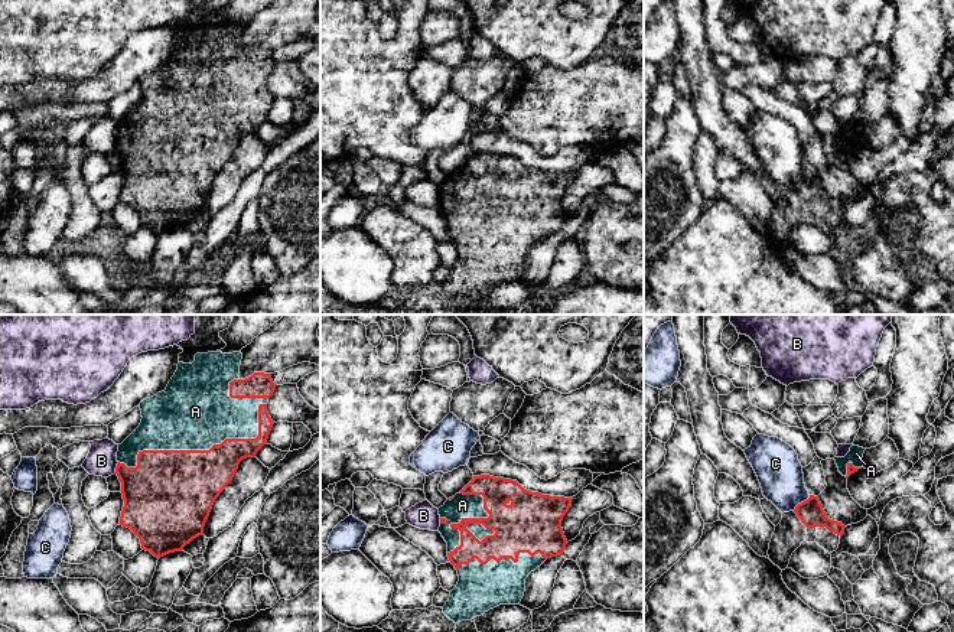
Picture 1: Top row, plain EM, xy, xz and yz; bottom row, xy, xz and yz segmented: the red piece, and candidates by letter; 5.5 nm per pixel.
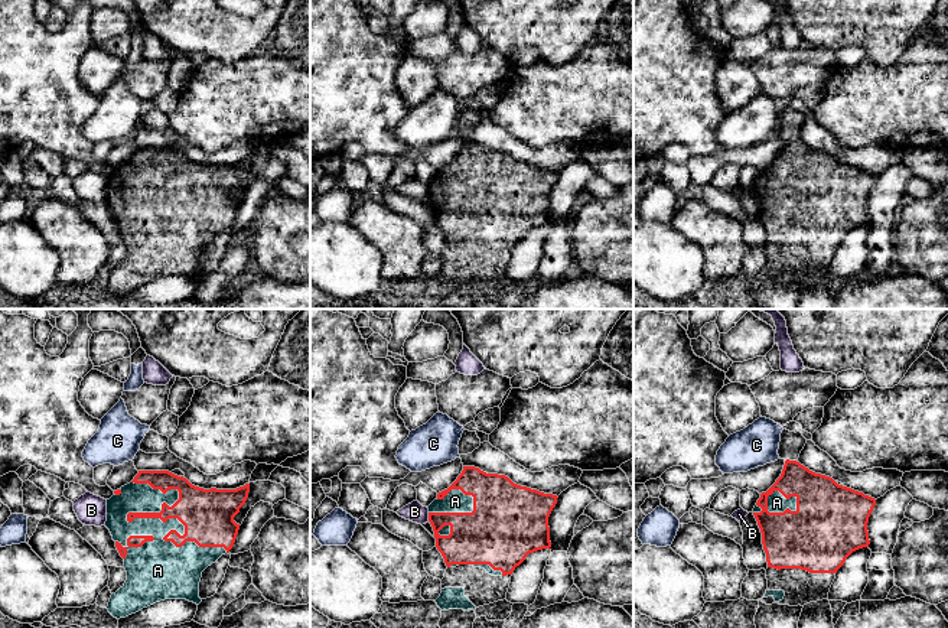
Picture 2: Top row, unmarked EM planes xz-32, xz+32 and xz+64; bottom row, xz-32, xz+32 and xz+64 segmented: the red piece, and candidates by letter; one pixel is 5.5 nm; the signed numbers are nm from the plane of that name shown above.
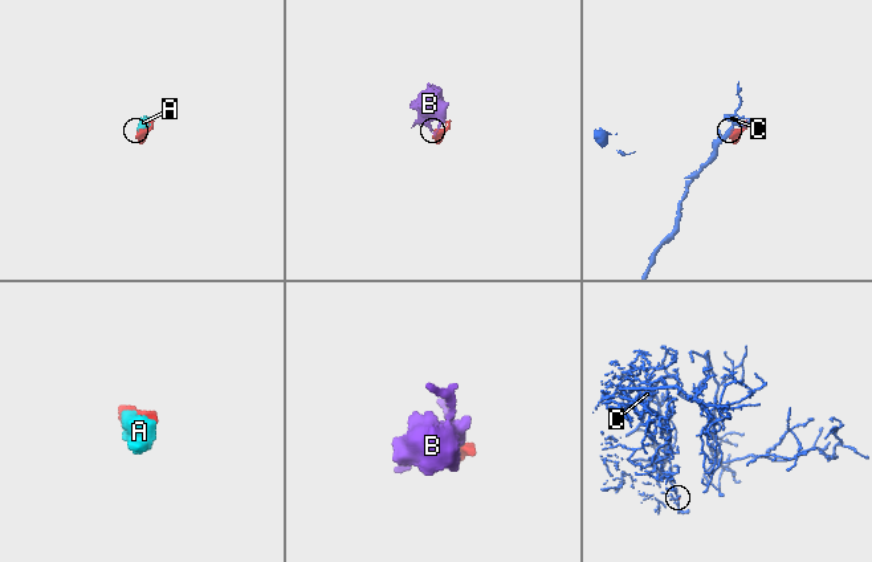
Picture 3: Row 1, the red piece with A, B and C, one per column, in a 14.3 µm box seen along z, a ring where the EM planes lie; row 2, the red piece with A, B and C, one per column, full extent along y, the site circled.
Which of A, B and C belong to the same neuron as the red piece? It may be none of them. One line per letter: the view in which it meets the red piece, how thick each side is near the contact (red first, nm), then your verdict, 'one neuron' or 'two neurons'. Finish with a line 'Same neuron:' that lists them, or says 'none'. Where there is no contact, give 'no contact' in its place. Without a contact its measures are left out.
A: meets red in xy; 440 nm thick on the red side, 420 nm on the other; one neuron
B: meets red in xy; 340 nm thick on the red side, 170 nm on the other; two neurons
C: meets red in yz; 140 nm thick on the red side, 260 nm on the other; two neurons
Same neuron: A

